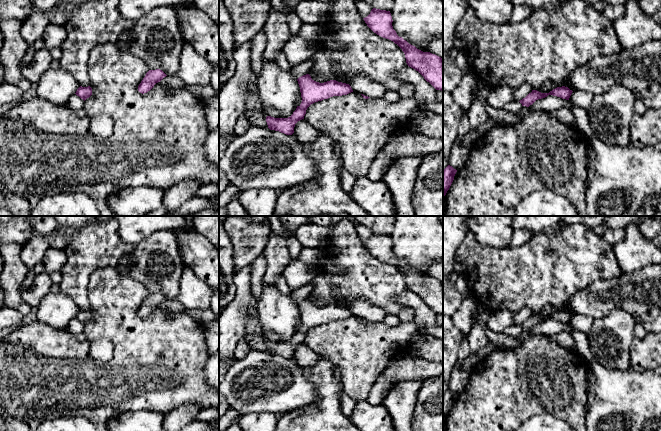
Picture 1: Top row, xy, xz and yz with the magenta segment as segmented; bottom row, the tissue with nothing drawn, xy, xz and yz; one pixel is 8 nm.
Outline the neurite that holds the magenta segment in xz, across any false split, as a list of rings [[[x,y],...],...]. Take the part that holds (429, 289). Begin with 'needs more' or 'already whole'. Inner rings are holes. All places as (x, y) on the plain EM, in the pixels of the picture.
already whole; [[[373,232],[363,243],[374,257],[393,265],[402,273],[409,291],[418,295],[436,314],[443,315],[442,282],[430,276],[423,276],[399,261],[393,253],[390,235]]]

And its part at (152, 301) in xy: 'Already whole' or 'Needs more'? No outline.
Already whole

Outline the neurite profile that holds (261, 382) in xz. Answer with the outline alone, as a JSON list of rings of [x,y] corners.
[[[253,349],[245,358],[232,363],[219,384],[219,390],[230,407],[241,415],[262,412],[281,415],[318,399],[317,388],[294,359]]]

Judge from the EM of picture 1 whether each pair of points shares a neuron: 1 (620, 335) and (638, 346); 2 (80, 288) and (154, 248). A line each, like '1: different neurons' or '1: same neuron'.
1: different neurons
2: same neuron

